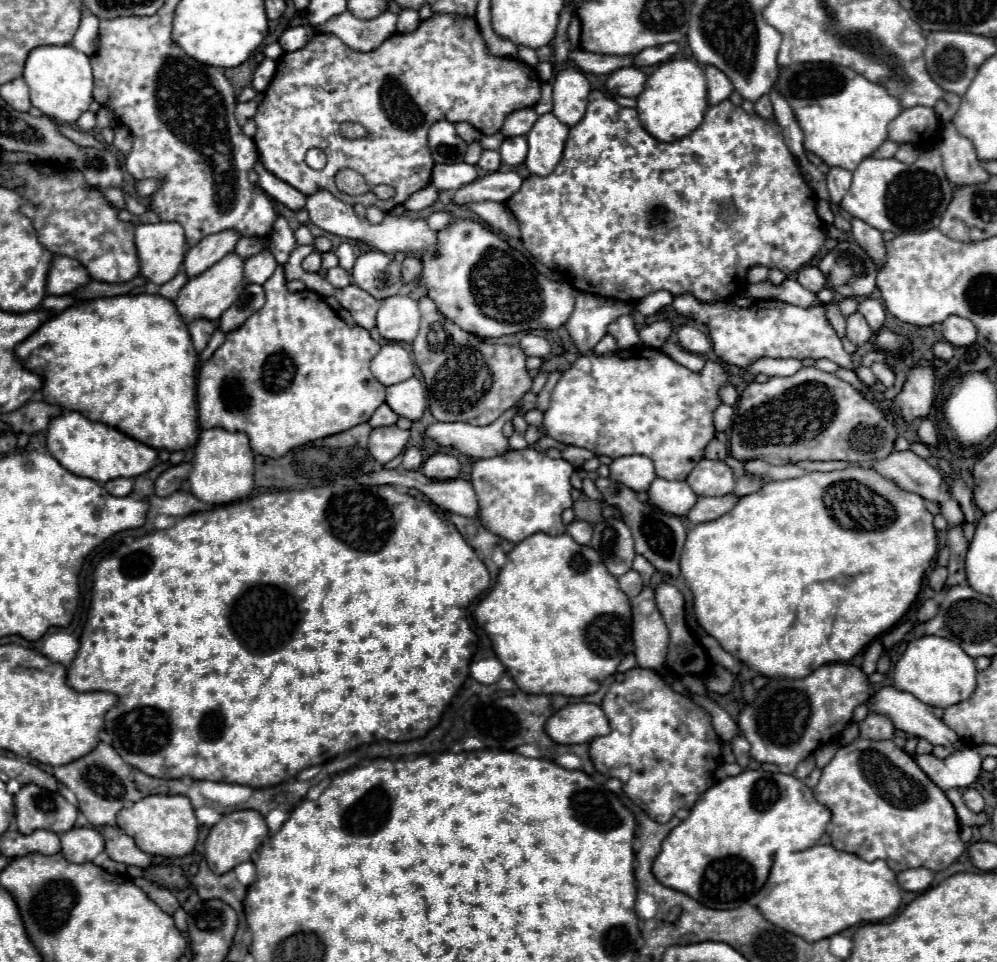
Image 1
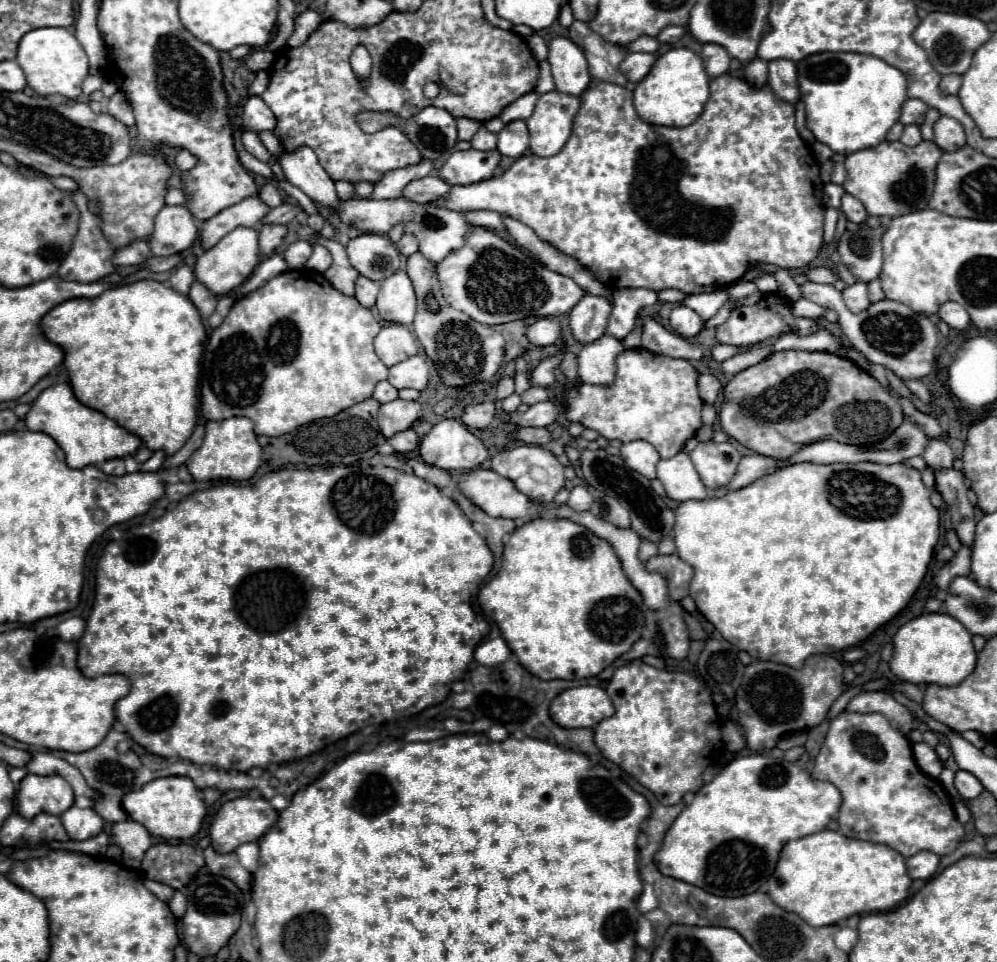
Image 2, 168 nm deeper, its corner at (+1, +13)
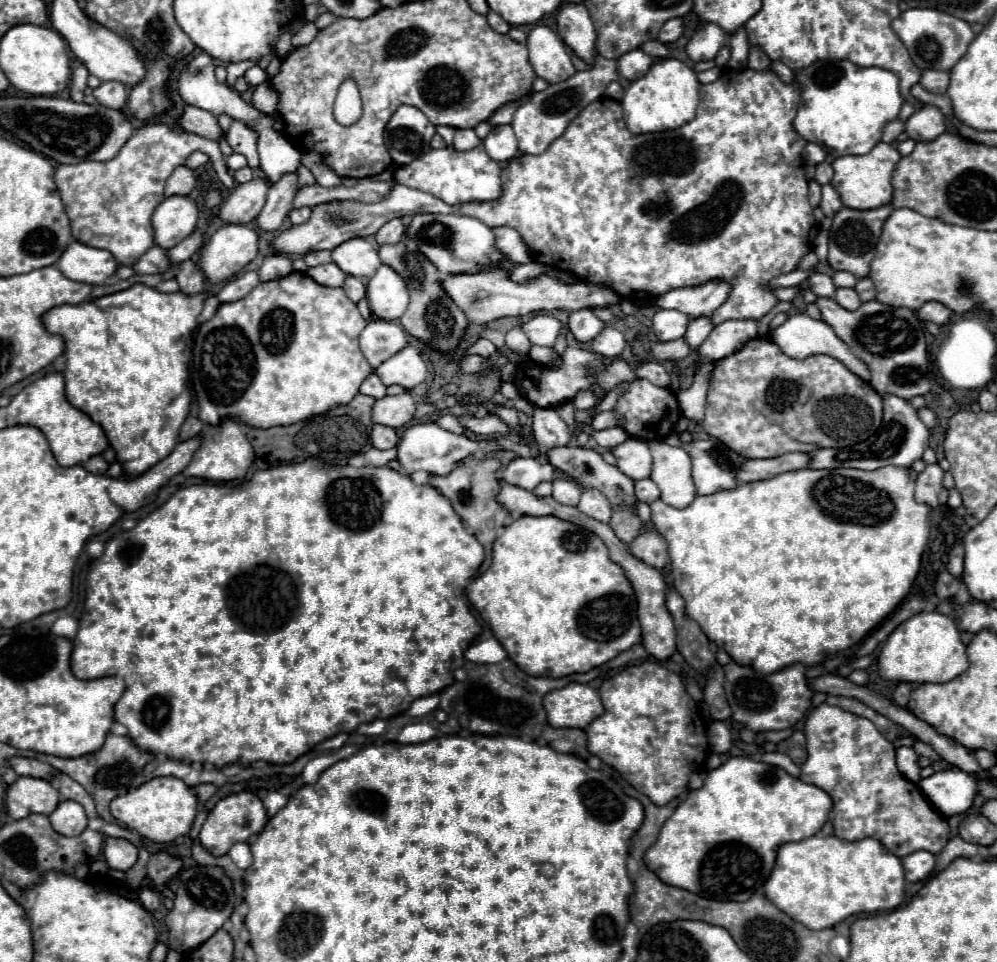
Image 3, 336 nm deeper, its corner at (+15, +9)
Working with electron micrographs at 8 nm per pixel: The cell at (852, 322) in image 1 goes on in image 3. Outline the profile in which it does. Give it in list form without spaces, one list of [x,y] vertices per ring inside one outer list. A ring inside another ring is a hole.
[[[837,289],[835,301],[837,301],[841,307],[849,309],[849,311],[853,311],[853,309],[857,309],[857,307],[861,305],[861,299],[859,299],[859,295],[855,293],[855,289]]]

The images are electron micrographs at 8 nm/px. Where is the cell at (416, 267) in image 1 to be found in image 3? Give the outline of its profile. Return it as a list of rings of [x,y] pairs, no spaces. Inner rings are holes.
[[[397,217],[397,219],[391,219],[389,223],[385,223],[385,227],[381,227],[375,237],[377,237],[377,243],[383,245],[383,243],[397,243],[403,233],[405,233],[405,225]]]

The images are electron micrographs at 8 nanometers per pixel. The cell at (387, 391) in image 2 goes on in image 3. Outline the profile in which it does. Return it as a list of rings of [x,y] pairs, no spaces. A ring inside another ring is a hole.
[[[371,373],[361,385],[361,393],[371,395],[375,399],[381,399],[381,397],[385,397],[385,385],[381,383],[381,379],[375,373]]]

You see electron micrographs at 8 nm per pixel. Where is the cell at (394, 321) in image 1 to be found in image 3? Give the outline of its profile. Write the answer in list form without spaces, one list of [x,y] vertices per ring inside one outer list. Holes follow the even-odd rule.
[[[381,265],[367,283],[367,301],[375,317],[397,321],[409,305],[409,289],[397,271]]]

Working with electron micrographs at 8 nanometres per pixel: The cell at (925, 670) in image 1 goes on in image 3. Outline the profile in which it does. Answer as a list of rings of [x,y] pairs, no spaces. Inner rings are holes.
[[[923,611],[903,621],[883,643],[879,653],[879,675],[887,681],[905,683],[945,683],[967,671],[969,661],[959,627],[953,617],[937,611]]]

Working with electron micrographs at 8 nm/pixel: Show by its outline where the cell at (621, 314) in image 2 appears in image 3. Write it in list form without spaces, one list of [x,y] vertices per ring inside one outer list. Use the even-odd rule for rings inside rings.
[[[611,325],[605,327],[593,341],[591,341],[591,347],[595,353],[607,357],[607,359],[615,359],[621,355],[621,351],[625,349],[625,337],[621,331],[613,329]]]

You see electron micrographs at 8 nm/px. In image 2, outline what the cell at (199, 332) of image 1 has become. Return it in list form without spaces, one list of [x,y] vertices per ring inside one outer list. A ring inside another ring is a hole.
[[[193,283],[191,285],[191,291],[189,291],[189,299],[191,303],[197,307],[199,315],[203,321],[207,321],[211,317],[211,313],[215,311],[215,305],[217,305],[217,297],[201,283]]]

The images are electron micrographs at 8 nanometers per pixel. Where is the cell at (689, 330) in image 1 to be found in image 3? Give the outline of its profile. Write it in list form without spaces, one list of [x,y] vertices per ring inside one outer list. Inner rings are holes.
[[[661,309],[653,317],[653,333],[659,341],[673,341],[685,335],[689,317],[681,311],[667,311]]]

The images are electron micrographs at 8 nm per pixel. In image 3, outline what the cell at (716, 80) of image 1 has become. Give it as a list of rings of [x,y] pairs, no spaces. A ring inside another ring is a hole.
[[[703,23],[701,29],[695,29],[687,43],[687,55],[693,63],[715,59],[719,49],[727,43],[727,33],[715,23]]]

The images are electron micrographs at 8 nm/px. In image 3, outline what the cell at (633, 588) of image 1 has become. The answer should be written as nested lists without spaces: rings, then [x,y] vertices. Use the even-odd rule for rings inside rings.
[[[617,507],[609,519],[609,527],[623,543],[631,543],[641,531],[641,519],[629,507]]]

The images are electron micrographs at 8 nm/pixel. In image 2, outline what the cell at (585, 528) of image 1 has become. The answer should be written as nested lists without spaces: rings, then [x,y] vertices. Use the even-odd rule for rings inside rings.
[[[581,485],[571,491],[569,501],[567,501],[567,505],[575,507],[575,511],[587,511],[591,507],[591,503],[593,503],[593,495],[589,493],[587,487],[581,487]]]

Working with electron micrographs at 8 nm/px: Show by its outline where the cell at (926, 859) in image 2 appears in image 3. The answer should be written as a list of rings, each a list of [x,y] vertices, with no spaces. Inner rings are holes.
[[[915,851],[907,857],[903,857],[903,867],[905,867],[907,881],[911,881],[911,883],[925,881],[935,867],[935,855],[929,851]]]

